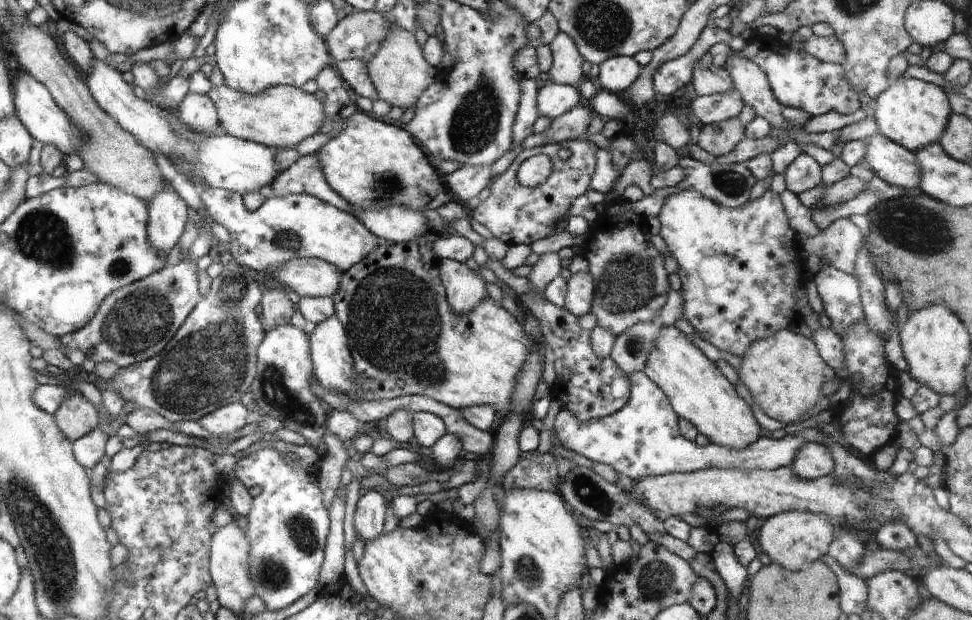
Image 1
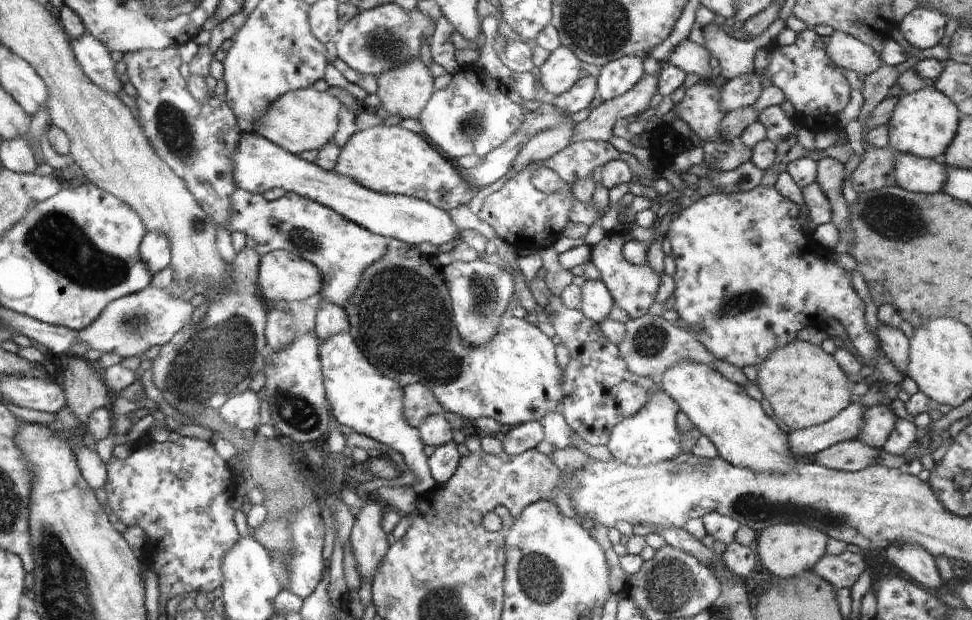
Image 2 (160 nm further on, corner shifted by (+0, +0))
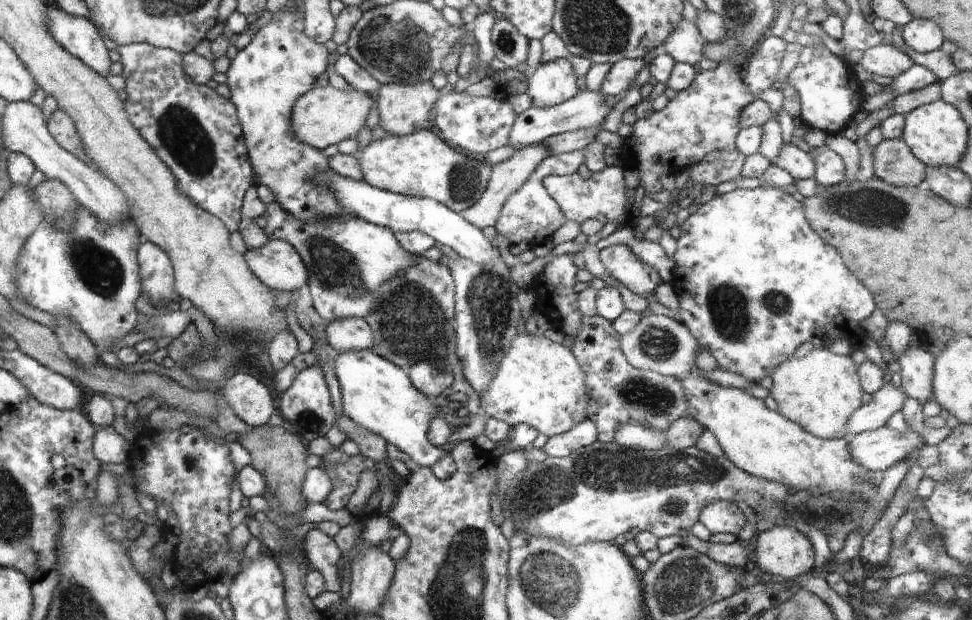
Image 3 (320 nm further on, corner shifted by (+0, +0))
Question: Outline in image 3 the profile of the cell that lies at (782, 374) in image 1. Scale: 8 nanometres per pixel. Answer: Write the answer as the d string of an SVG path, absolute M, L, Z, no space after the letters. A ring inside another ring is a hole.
M812 349L802 358L791 356L779 364L771 374L772 388L769 394L777 402L777 411L788 420L799 424L803 430L821 439L842 439L850 415L862 405L862 387L857 375L857 365L850 355L837 355L830 349Z

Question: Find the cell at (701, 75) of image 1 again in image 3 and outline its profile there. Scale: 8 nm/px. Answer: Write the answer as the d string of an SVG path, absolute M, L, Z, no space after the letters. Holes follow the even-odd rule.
M684 18L666 37L663 44L661 52L668 53L677 63L698 64L704 56L705 43L696 23Z

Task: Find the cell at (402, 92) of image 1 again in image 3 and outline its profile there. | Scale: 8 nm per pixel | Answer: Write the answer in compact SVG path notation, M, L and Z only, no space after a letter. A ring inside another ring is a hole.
M430 81L413 85L400 83L381 85L375 96L378 114L380 115L379 125L386 130L388 135L399 137L422 130L431 108L435 106L435 102L440 97L438 93L439 90Z

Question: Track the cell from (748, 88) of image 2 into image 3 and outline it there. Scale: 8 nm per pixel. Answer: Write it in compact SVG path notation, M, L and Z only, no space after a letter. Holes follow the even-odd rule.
M768 33L750 54L743 72L743 81L754 94L770 90L774 84L787 42Z

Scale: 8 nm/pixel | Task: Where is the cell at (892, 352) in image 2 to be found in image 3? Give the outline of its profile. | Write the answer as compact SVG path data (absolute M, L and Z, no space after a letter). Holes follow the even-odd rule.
M908 347L899 359L900 372L895 376L905 393L921 405L934 399L935 356L918 347Z

